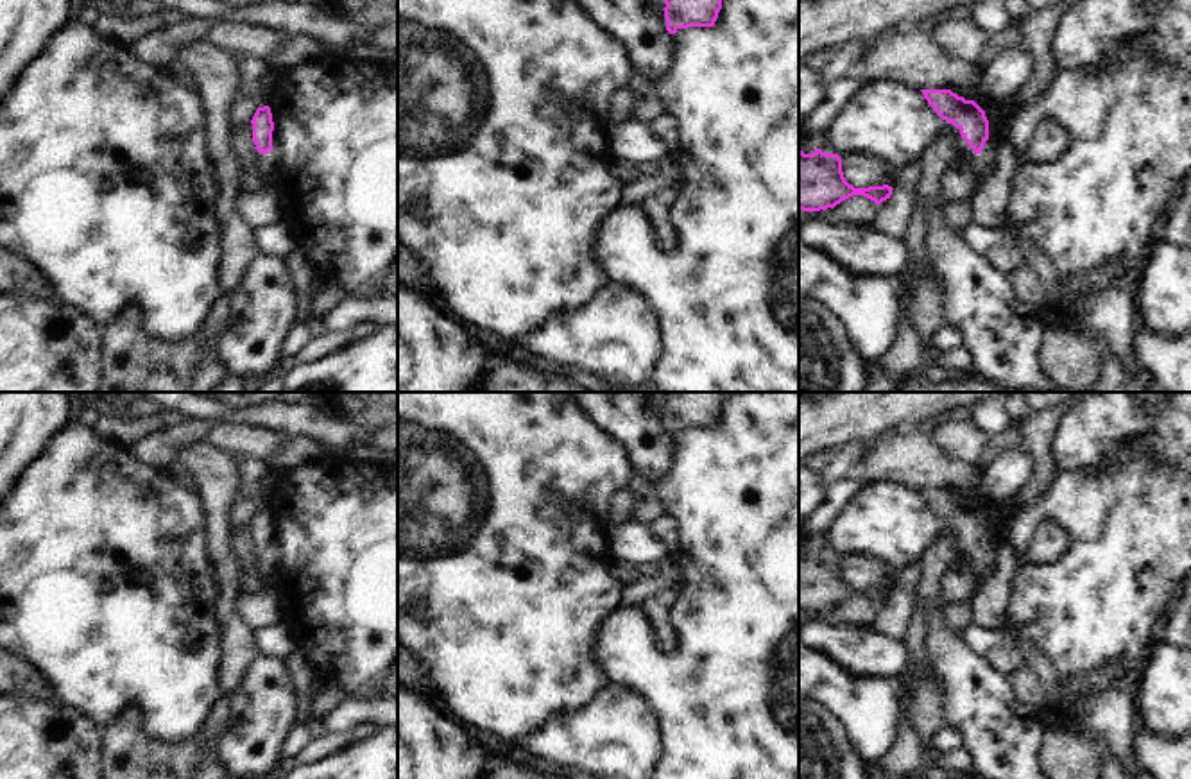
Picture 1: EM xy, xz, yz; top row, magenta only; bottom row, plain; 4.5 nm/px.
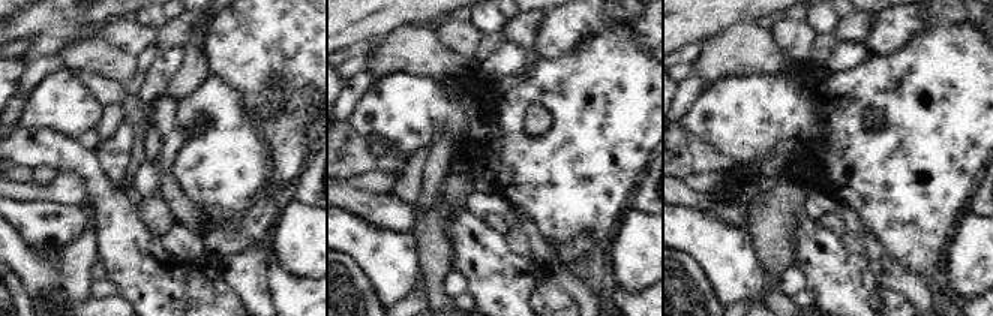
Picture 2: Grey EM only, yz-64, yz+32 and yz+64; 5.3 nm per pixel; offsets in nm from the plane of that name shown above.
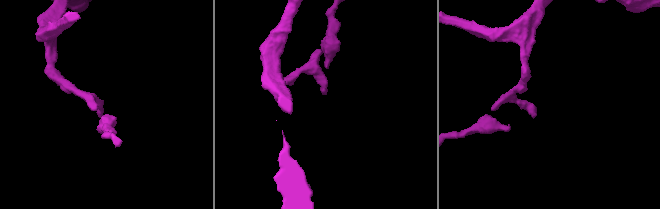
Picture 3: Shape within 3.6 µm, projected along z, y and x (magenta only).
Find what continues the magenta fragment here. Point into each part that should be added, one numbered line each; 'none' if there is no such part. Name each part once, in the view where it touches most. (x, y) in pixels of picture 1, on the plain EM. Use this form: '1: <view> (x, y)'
1: yz (984, 568)

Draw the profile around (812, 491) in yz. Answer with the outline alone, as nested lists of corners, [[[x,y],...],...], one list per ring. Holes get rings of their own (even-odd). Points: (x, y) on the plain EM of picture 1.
[[[799,466],[799,543],[806,539],[806,525],[822,501],[824,492],[818,473]]]

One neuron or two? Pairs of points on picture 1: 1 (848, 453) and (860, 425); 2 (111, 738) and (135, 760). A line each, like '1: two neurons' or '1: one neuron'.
1: two neurons
2: one neuron

